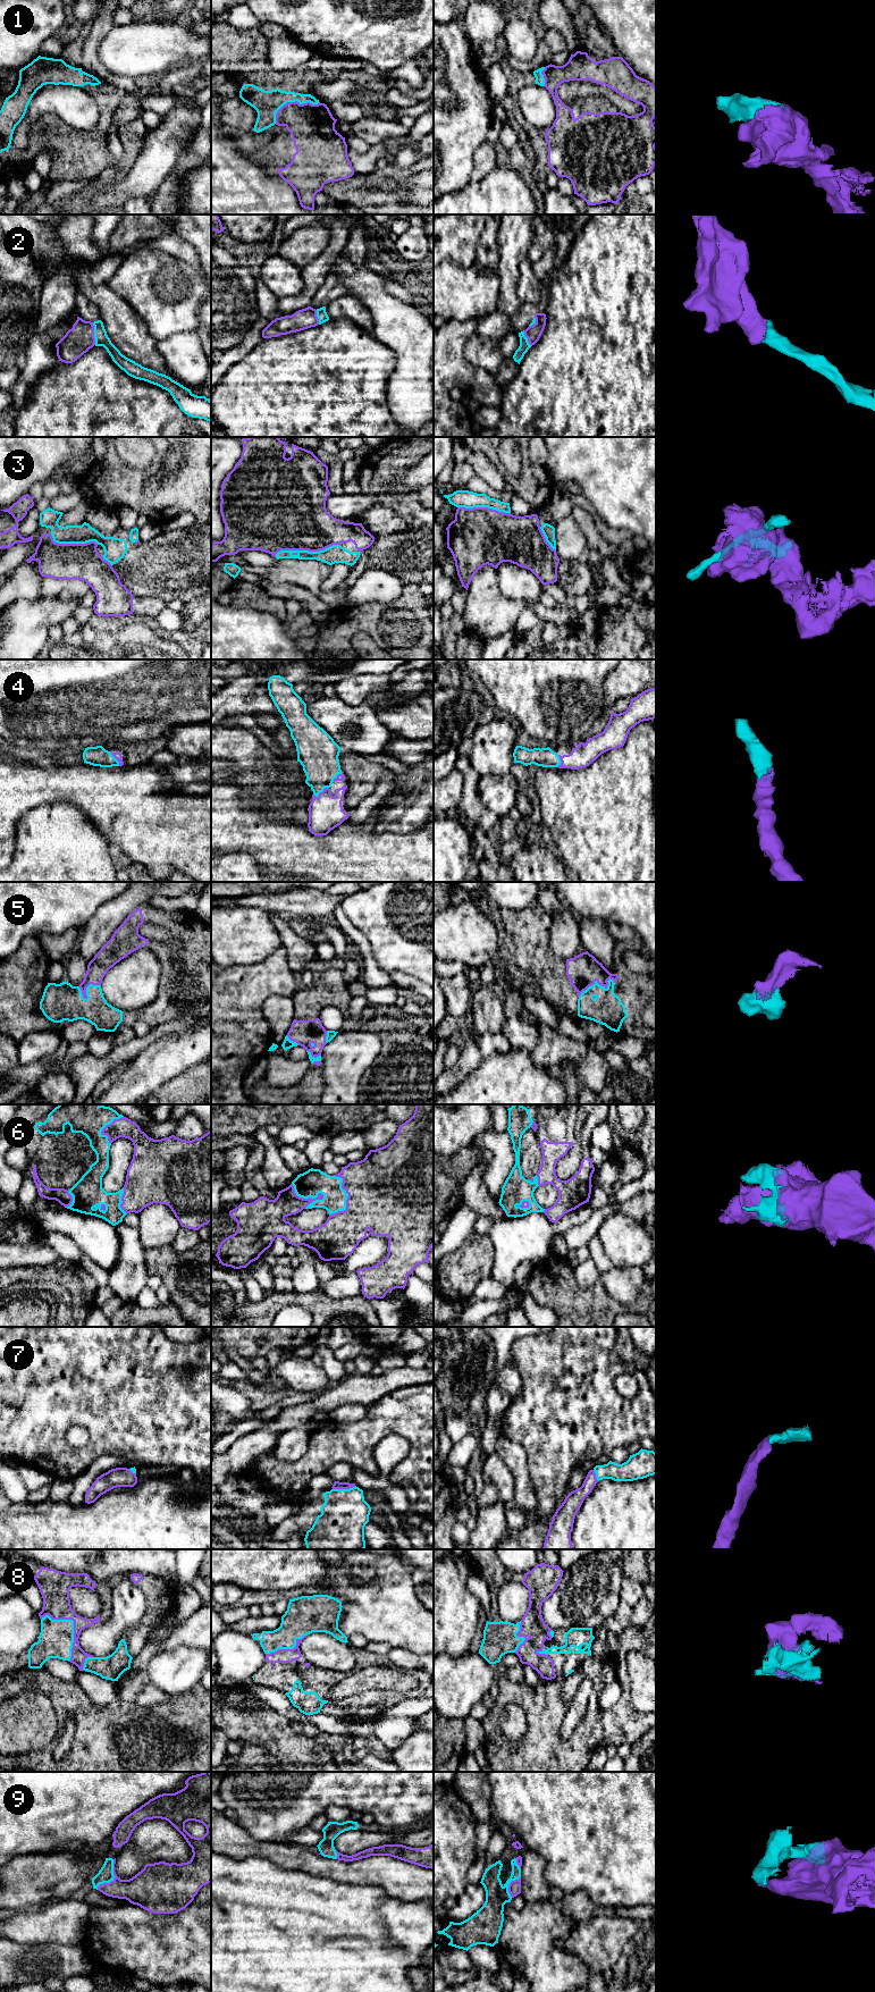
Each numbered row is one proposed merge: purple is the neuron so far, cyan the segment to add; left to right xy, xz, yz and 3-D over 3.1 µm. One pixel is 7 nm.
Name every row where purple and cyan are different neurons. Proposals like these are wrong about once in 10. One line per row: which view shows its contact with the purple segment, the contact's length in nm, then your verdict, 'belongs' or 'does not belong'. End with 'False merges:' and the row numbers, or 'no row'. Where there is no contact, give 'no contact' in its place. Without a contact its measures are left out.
1: xz | 360 nm | belongs
2: xy | 160 nm | belongs
3: xz | 480 nm | belongs
4: xz | 130 nm | belongs
5: yz | 280 nm | belongs
6: xz | 260 nm | belongs
7: xz | 170 nm | belongs
8: xy | 380 nm | belongs
9: xy | 240 nm | belongs
False merges: no row

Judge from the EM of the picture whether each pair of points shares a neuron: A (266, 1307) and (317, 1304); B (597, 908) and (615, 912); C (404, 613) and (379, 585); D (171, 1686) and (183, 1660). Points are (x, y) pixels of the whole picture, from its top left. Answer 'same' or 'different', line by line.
A: same
B: same
C: different
D: same

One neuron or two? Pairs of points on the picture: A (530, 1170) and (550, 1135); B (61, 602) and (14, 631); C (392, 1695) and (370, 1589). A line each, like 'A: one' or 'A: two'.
A: two
B: one
C: two

